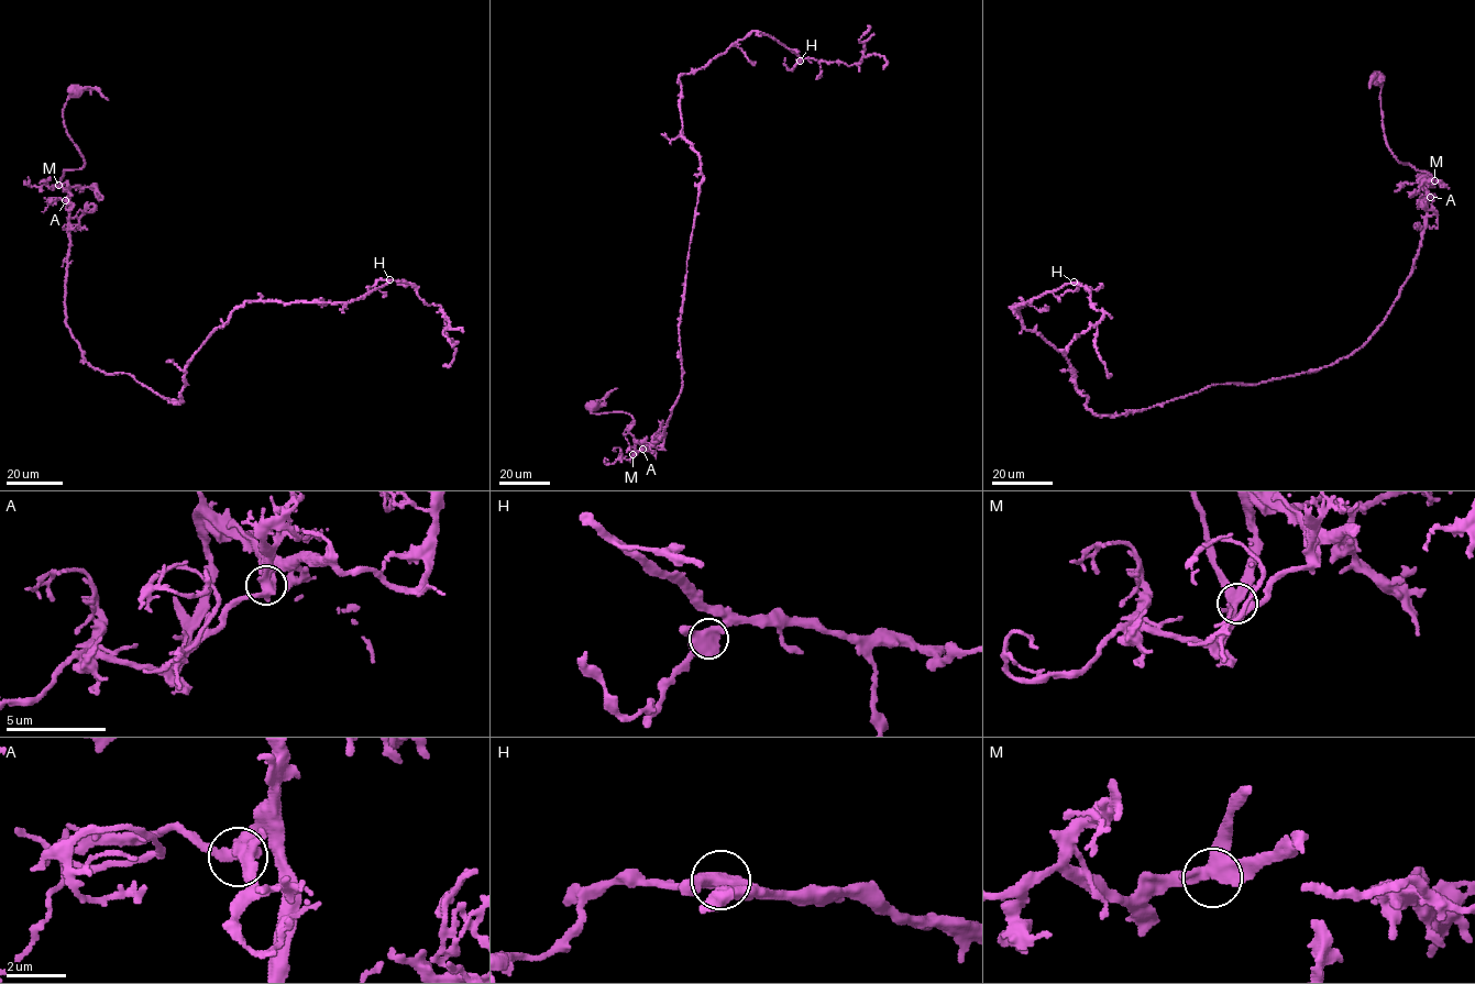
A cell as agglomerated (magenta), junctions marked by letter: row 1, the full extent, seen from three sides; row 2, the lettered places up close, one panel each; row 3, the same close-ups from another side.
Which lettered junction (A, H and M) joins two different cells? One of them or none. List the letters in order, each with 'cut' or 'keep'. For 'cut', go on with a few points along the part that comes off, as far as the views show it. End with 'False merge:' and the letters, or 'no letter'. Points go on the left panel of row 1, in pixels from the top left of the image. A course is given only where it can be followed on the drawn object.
A: keep
H: keep
M: keep
False merge: no letter

